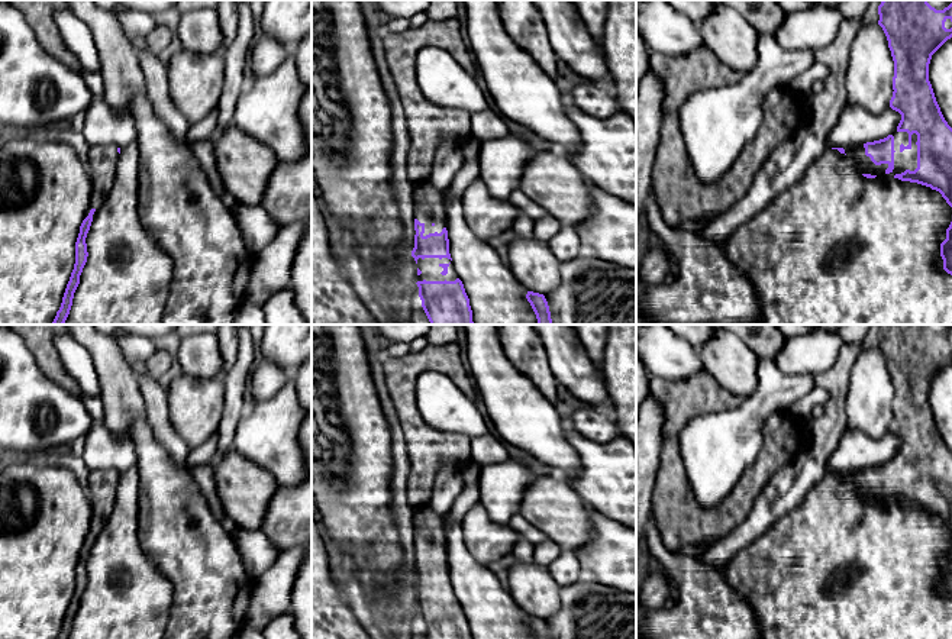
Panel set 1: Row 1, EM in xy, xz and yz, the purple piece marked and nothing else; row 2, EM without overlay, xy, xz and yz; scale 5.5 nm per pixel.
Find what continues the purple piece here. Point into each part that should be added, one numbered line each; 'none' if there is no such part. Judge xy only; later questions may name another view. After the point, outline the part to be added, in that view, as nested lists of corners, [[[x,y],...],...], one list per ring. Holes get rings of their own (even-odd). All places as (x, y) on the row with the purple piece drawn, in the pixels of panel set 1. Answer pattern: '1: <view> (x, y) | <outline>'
1: xy (102, 161) | [[[114,143],[90,145],[87,168],[91,175],[91,209],[97,209],[109,194],[116,178],[119,152]]]

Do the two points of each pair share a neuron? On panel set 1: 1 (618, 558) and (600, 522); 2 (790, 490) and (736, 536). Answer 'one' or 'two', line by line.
1: one
2: one

